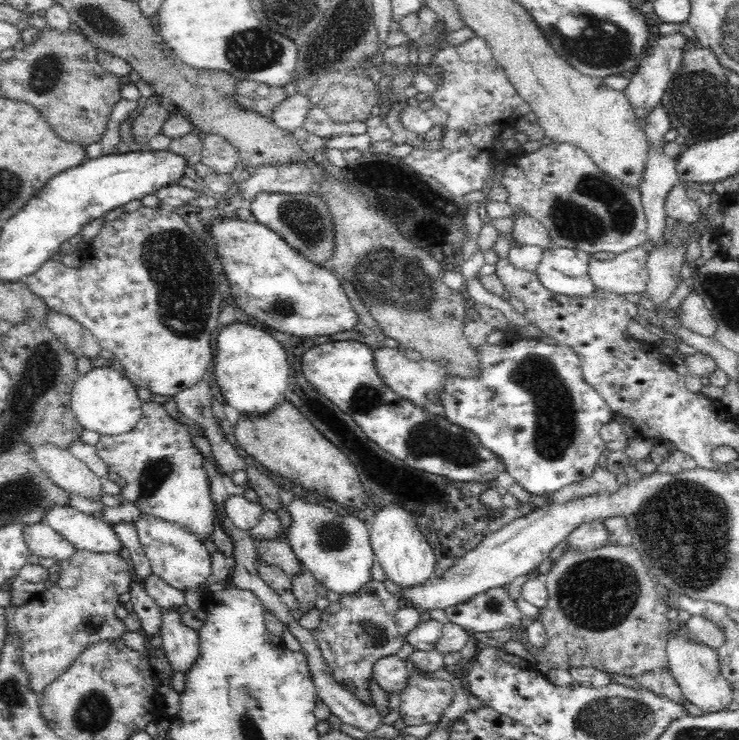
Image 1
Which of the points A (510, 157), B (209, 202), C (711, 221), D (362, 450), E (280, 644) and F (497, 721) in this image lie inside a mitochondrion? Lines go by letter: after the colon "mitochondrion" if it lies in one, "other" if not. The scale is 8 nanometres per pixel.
A: other
B: other
C: other
D: other
E: other
F: other

